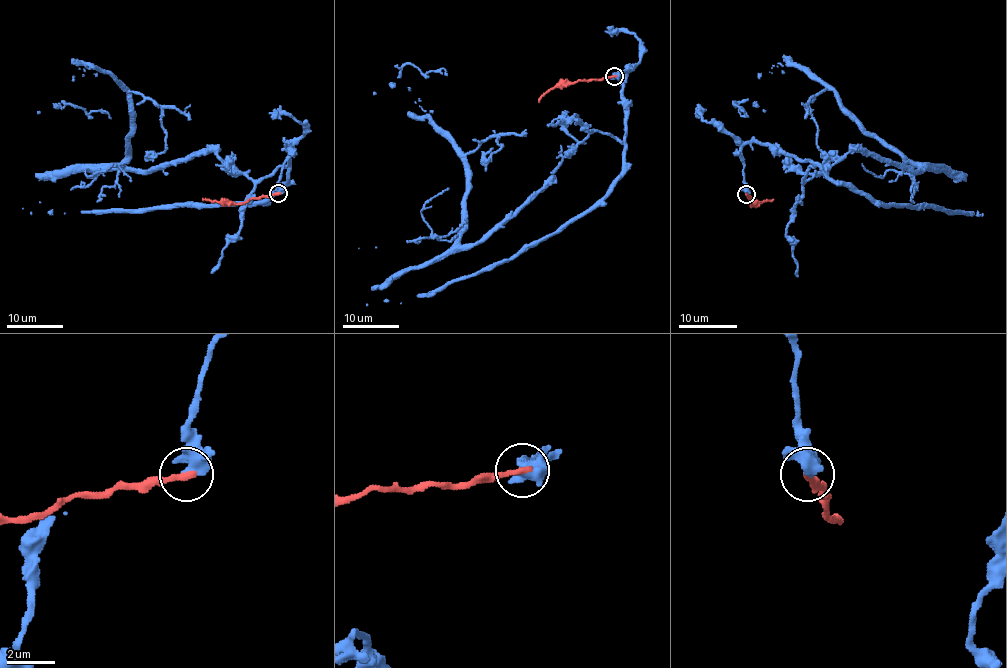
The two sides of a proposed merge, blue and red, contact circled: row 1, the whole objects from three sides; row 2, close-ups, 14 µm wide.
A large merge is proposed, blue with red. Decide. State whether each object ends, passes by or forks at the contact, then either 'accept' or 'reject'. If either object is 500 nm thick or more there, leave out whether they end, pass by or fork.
accept

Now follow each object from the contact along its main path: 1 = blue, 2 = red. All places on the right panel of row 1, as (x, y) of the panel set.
1: (746, 194), (746, 143), (810, 162), (803, 180), (855, 151), (920, 168), (805, 71), (760, 74), (746, 117)
2: (746, 194), (752, 204), (773, 199)

